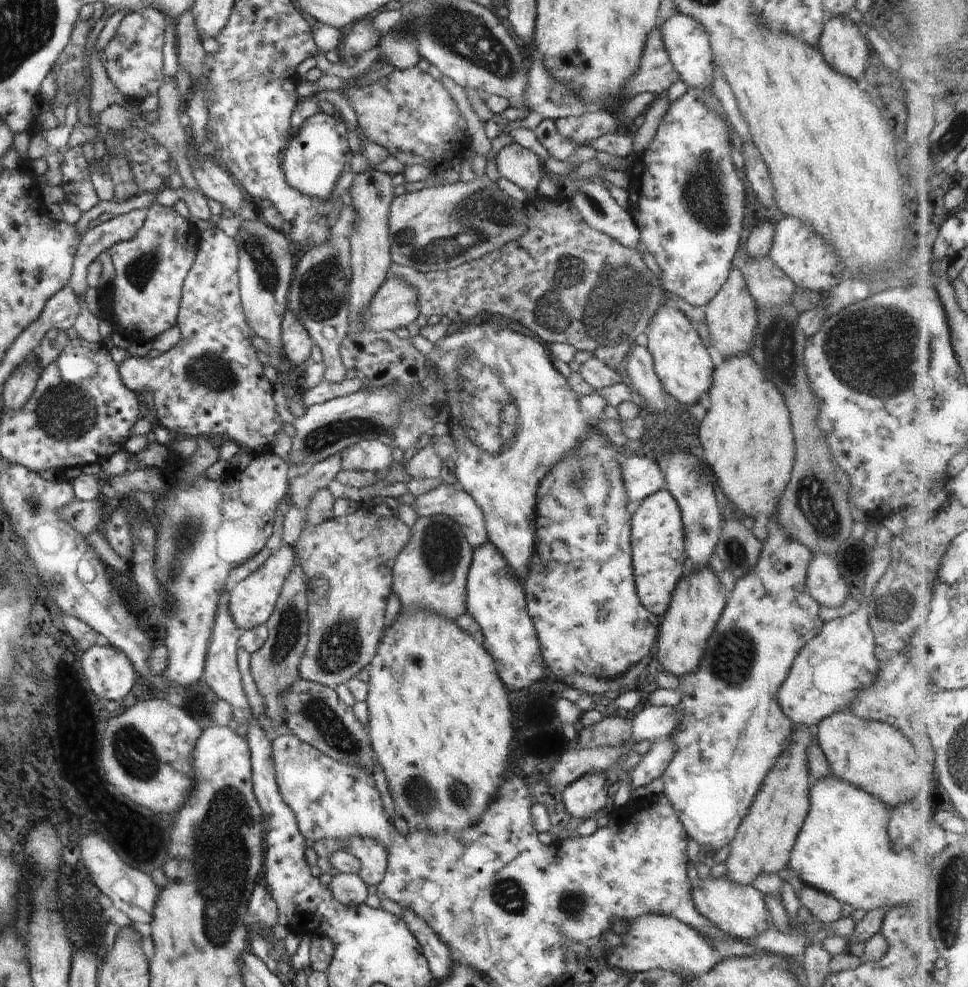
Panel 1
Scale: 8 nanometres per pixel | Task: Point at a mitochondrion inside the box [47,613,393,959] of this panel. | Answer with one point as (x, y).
(226, 833)

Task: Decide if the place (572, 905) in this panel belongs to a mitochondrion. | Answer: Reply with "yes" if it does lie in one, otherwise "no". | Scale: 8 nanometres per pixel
yes

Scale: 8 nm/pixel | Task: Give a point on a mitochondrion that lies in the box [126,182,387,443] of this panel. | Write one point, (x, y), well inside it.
(321, 292)

